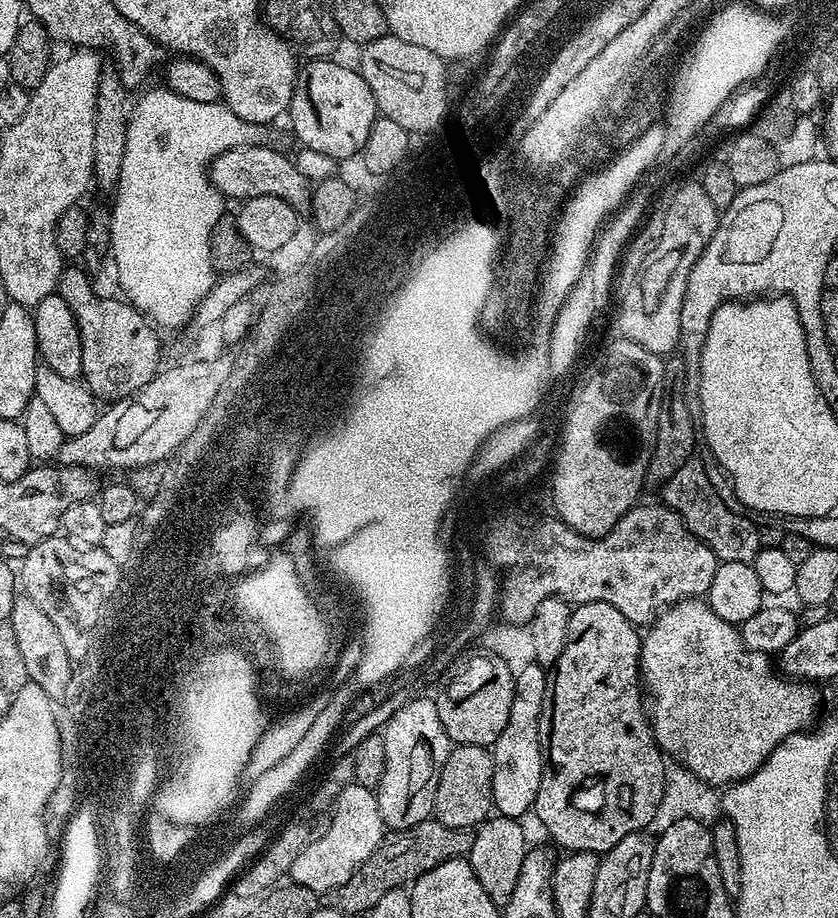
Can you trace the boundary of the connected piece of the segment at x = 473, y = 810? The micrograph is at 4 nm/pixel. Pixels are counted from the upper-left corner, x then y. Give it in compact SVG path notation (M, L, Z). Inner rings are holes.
M461 744L449 751L440 771L436 797L432 803L434 818L442 826L450 828L475 829L493 815L492 787L494 786L494 766L488 748L473 744Z

